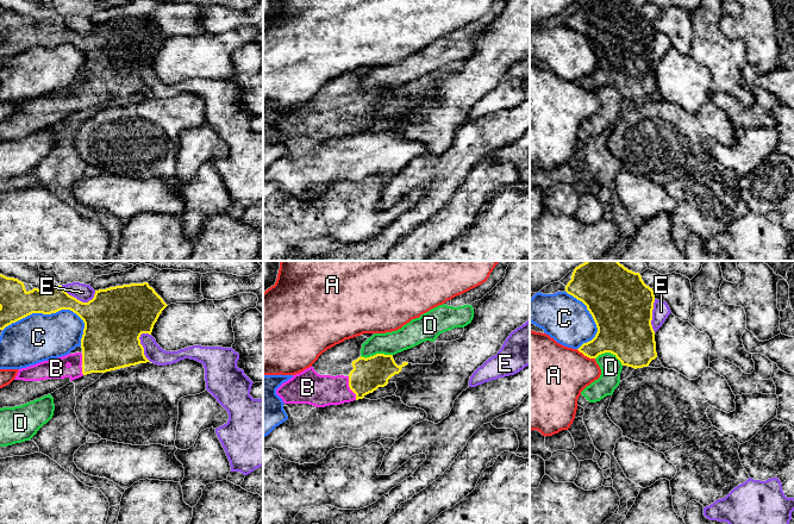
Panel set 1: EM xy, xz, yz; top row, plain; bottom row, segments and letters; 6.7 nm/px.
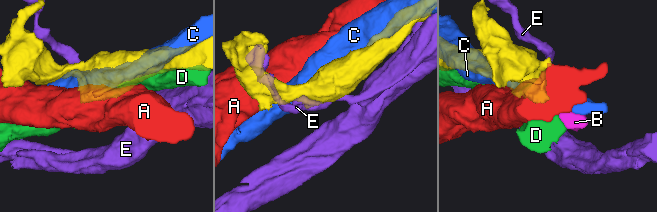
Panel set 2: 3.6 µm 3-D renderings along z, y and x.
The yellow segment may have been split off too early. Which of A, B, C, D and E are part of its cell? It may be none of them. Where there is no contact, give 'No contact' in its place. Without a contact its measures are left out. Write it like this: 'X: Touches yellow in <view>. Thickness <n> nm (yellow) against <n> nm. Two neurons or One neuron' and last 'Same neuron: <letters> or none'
A: Touches yellow in yz. Thickness 260 nm (yellow) against 420 nm. Two neurons
B: Touches yellow in xz. Thickness 220 nm (yellow) against 220 nm. One neuron
C: Touches yellow in xy. Thickness 220 nm (yellow) against 320 nm. Two neurons
D: Touches yellow in xz. Thickness 220 nm (yellow) against 160 nm. Two neurons
E: Touches yellow in xy. Thickness 380 nm (yellow) against 120 nm. Two neurons
Same neuron: B

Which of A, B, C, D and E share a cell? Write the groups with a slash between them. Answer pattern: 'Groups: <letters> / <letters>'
Groups: A / B / C / D / E

